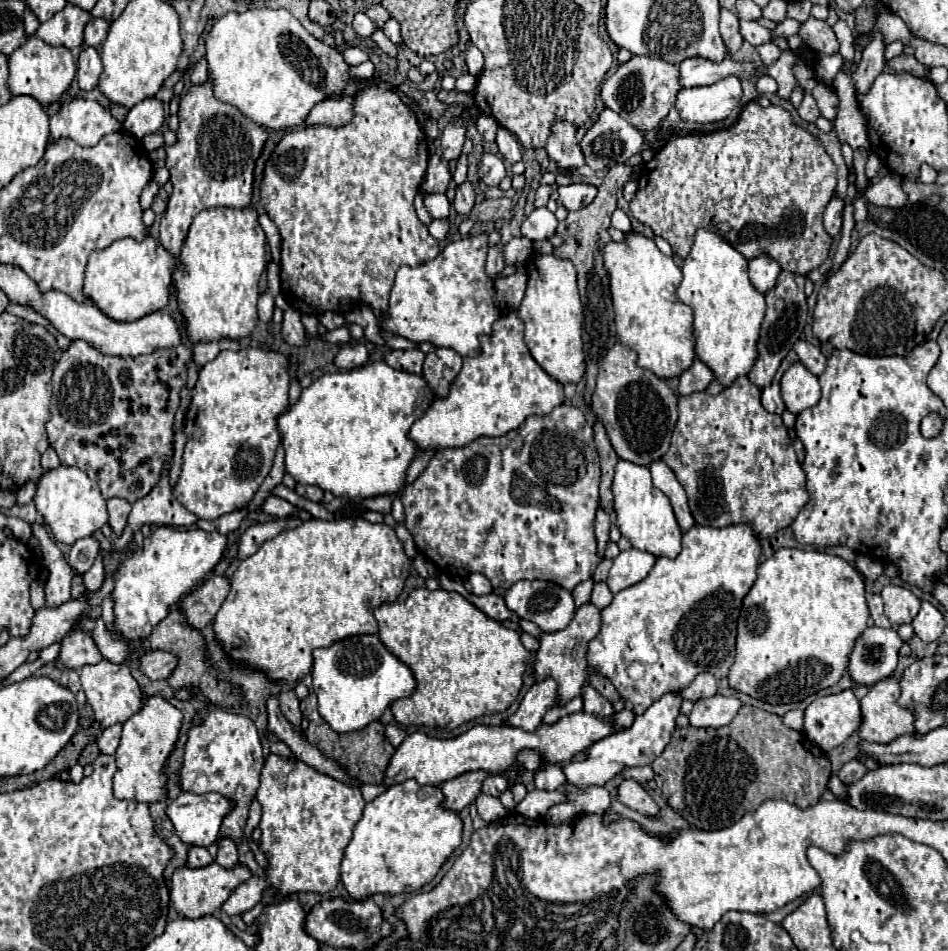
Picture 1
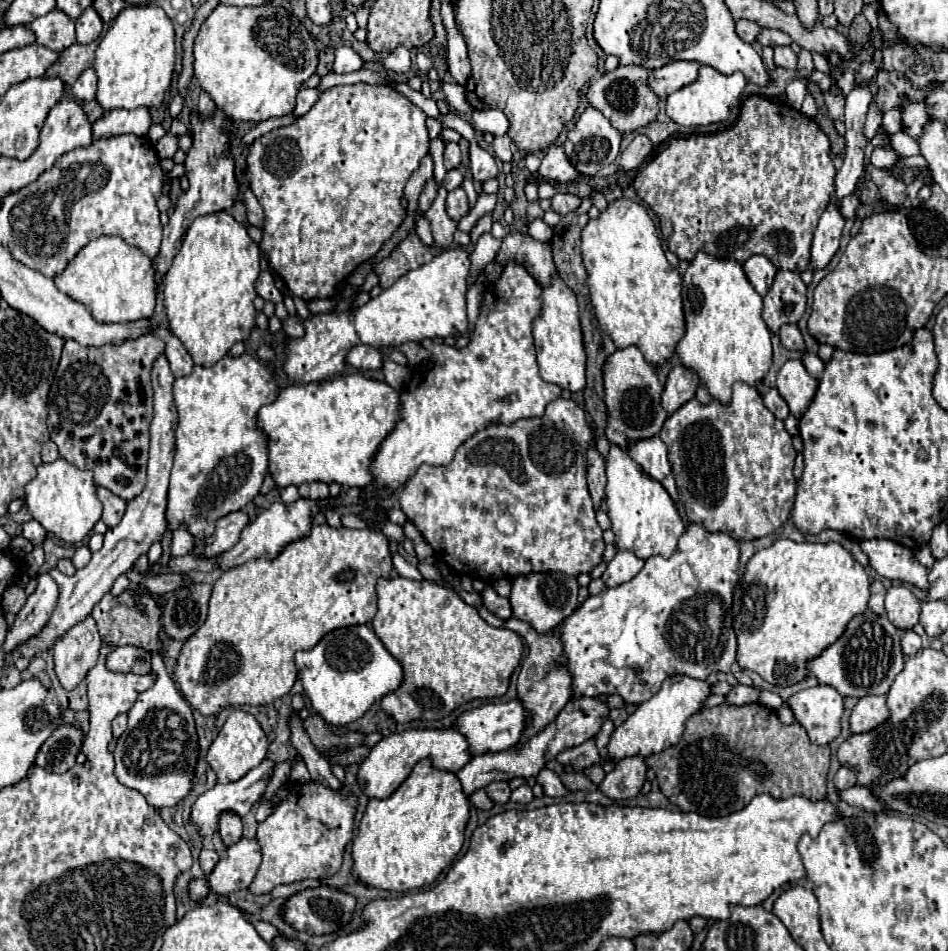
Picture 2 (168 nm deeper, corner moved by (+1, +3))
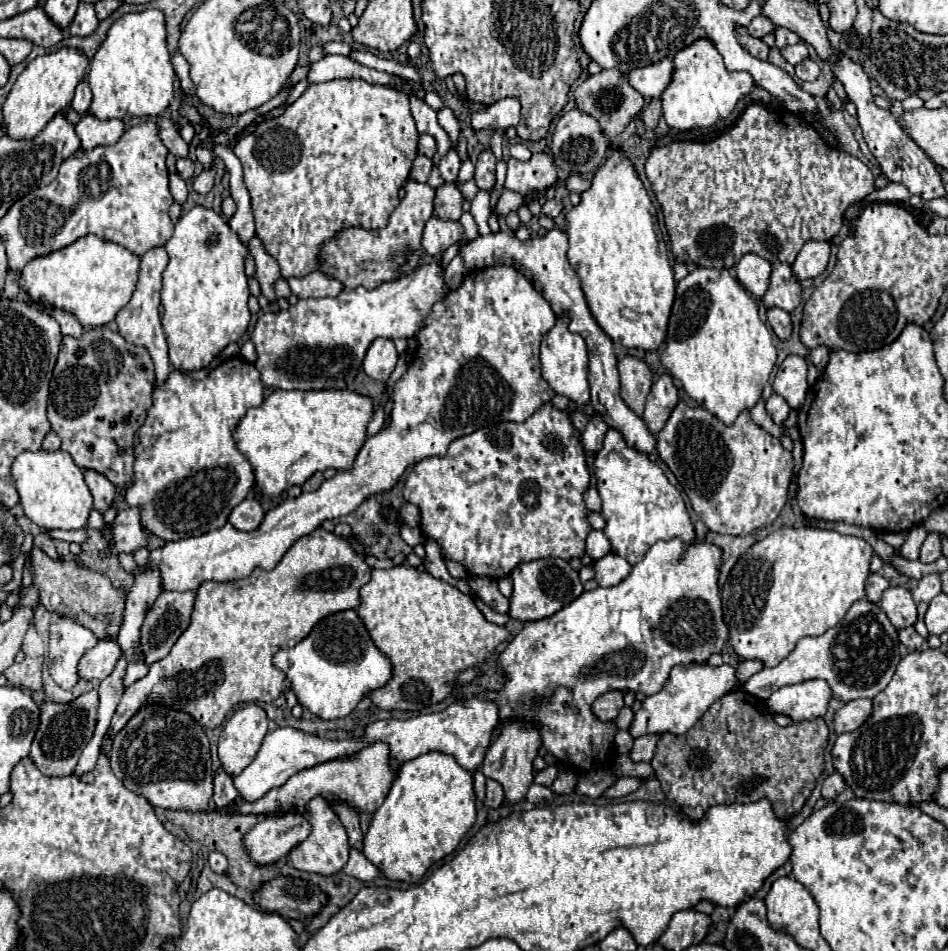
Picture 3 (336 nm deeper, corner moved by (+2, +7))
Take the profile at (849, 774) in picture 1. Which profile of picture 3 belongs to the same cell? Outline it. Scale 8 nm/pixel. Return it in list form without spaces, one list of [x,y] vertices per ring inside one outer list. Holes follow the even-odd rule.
[[[834,773],[834,775],[830,775],[830,777],[824,779],[824,785],[822,785],[822,797],[828,799],[828,801],[834,801],[834,797],[840,795],[840,793],[844,791],[844,787],[846,787],[844,779],[842,779],[838,773]]]

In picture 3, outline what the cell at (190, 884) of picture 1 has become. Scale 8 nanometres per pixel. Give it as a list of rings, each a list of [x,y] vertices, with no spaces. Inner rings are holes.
[[[280,813],[264,817],[248,835],[244,845],[250,857],[260,865],[270,865],[286,857],[300,841],[308,837],[312,827],[302,813]]]

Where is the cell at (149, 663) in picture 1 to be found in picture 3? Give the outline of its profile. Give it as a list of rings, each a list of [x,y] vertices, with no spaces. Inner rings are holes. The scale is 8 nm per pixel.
[[[98,641],[82,659],[80,659],[80,677],[88,681],[106,679],[120,657],[120,645],[116,641]]]

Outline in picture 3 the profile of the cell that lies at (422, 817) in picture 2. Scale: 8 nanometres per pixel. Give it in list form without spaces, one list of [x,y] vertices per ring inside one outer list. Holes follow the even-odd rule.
[[[424,753],[400,767],[382,807],[372,815],[364,855],[388,879],[420,883],[426,871],[450,855],[476,821],[474,777],[452,755]]]

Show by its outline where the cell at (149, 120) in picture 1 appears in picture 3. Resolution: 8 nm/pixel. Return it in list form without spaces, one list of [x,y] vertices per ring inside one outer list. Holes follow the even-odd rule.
[[[84,115],[76,123],[76,135],[82,141],[82,149],[94,149],[96,145],[114,145],[124,133],[124,121],[98,121],[94,115]]]

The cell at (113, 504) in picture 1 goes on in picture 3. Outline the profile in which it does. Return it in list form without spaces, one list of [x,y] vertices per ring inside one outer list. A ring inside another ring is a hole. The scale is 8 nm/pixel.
[[[84,469],[84,481],[94,497],[94,507],[104,513],[114,501],[116,487],[102,473],[96,473],[92,469]]]

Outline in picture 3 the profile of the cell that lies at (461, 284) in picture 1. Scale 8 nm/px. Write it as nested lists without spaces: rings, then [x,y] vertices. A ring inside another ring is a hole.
[[[432,261],[376,289],[344,289],[336,297],[300,299],[284,311],[264,313],[250,335],[258,353],[254,365],[260,371],[260,381],[270,389],[320,391],[350,387],[374,339],[414,337],[430,307],[444,299],[446,293],[444,269],[438,261]]]

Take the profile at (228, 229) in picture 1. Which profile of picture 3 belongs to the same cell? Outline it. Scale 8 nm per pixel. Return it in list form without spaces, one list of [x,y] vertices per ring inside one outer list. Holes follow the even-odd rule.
[[[194,207],[174,225],[174,235],[164,245],[170,255],[168,267],[162,273],[162,289],[160,299],[164,307],[162,329],[168,341],[168,357],[176,371],[190,373],[202,367],[208,367],[210,361],[230,343],[238,341],[250,323],[248,311],[248,283],[244,273],[244,259],[248,255],[248,247],[238,239],[236,233],[228,227],[226,219],[212,209]]]

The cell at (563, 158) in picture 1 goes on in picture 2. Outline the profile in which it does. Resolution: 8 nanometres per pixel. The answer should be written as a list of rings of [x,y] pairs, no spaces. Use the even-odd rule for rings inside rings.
[[[551,145],[545,153],[541,167],[537,171],[537,177],[543,181],[557,181],[557,183],[569,183],[577,177],[577,169],[571,165],[571,161],[565,157],[563,145]]]

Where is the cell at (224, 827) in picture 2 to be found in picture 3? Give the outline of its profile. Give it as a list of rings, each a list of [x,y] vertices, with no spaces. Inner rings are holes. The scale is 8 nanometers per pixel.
[[[220,767],[214,777],[214,803],[218,809],[226,809],[230,803],[234,803],[240,797],[238,789],[232,783],[232,777]]]

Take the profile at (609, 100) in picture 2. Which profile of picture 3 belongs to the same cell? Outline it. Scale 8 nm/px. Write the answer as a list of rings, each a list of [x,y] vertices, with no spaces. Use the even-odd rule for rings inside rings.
[[[604,69],[596,75],[590,75],[586,81],[582,81],[576,91],[574,91],[574,99],[576,99],[576,107],[594,117],[602,129],[602,133],[614,141],[622,131],[624,127],[628,125],[628,121],[642,109],[644,105],[644,97],[640,93],[636,93],[636,89],[630,87],[628,79],[624,73],[620,73],[618,69]]]

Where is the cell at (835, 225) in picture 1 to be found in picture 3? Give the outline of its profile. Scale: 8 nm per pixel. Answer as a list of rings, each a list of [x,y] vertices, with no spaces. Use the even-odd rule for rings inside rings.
[[[808,241],[796,261],[792,263],[792,273],[796,275],[798,281],[804,281],[804,279],[814,279],[818,277],[826,265],[828,265],[828,257],[830,257],[830,243],[828,241]]]

